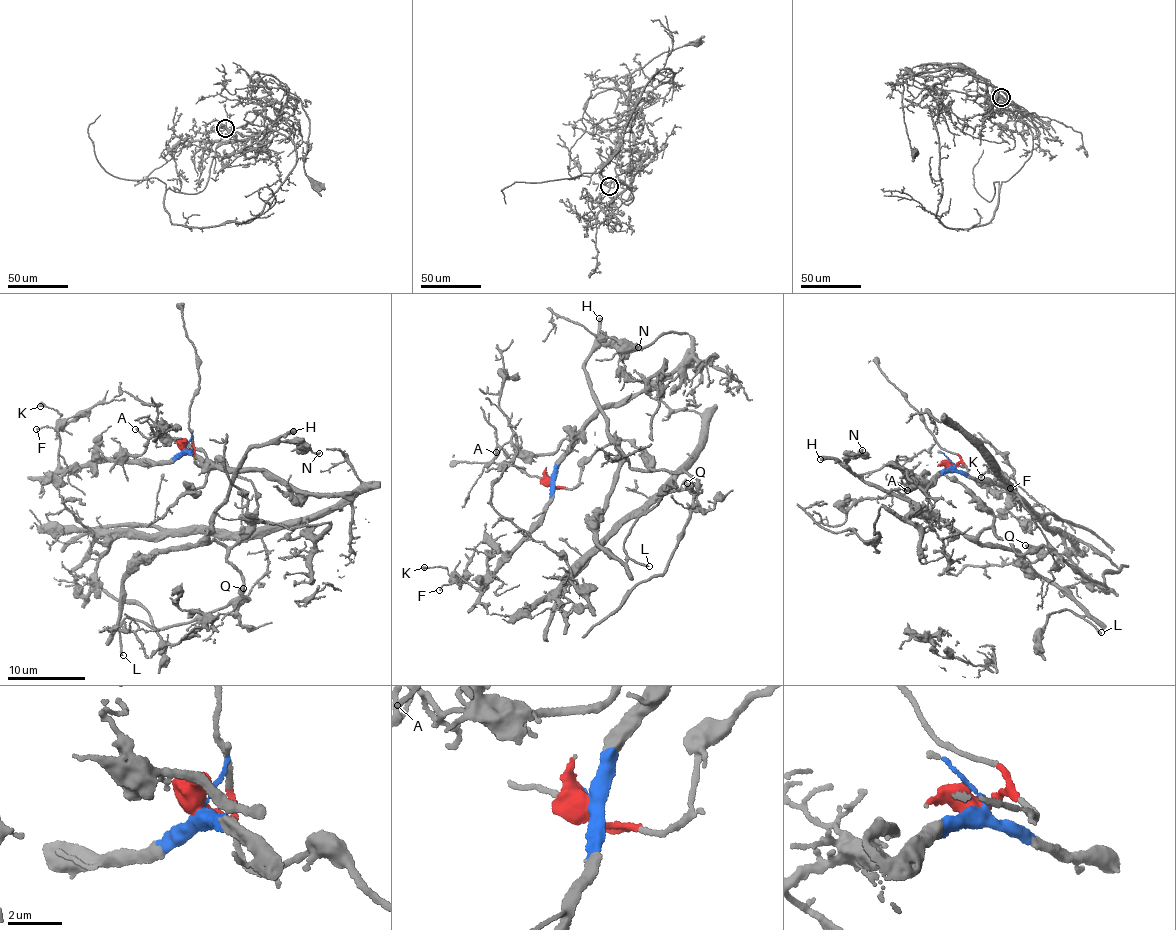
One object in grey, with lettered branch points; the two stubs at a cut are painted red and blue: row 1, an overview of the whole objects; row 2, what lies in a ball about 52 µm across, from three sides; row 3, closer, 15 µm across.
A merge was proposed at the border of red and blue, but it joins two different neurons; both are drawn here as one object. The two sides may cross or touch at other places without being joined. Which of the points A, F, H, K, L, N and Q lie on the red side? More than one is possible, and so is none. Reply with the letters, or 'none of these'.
H, L, N, Q

